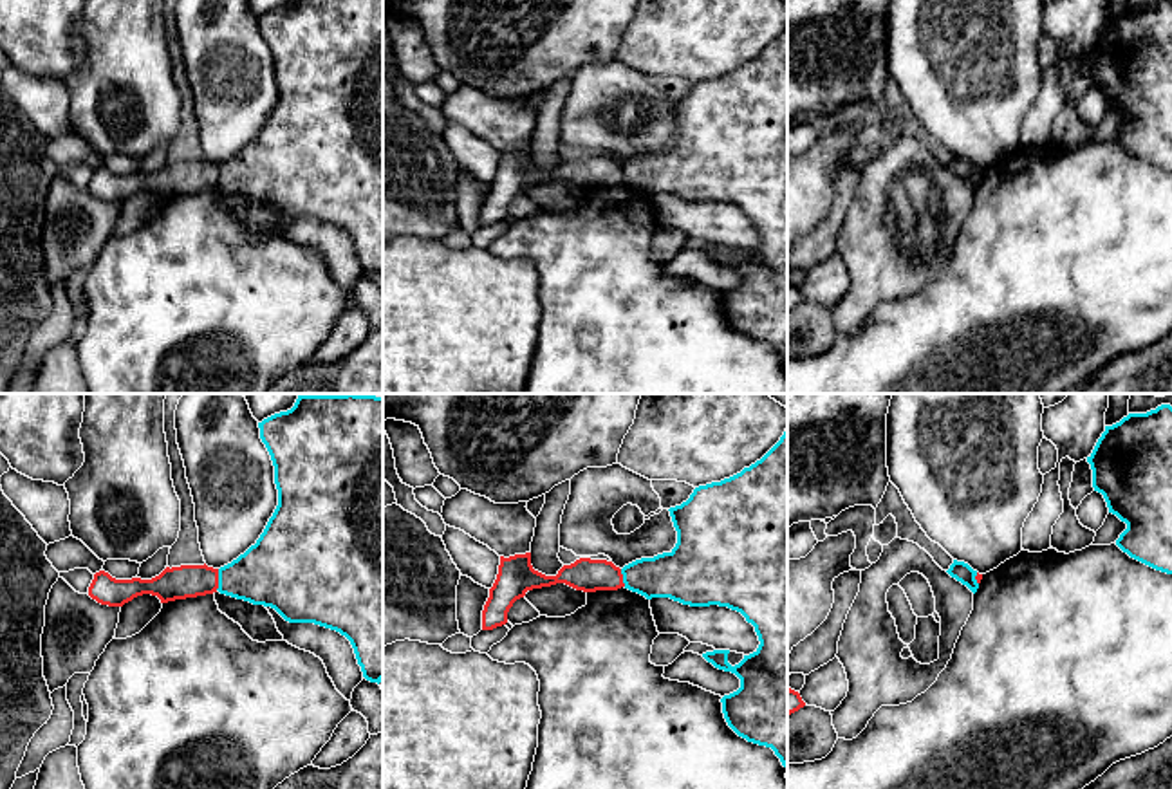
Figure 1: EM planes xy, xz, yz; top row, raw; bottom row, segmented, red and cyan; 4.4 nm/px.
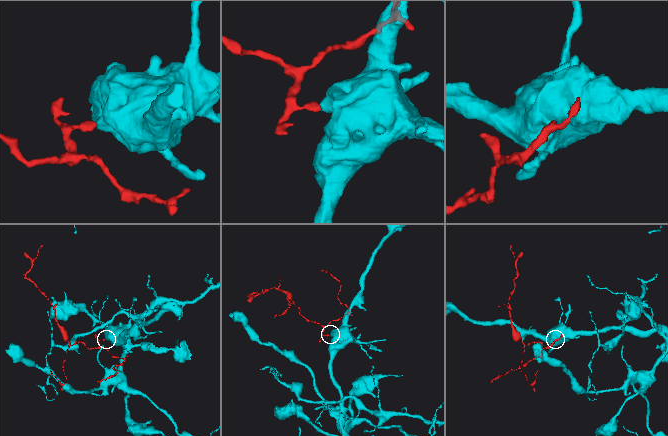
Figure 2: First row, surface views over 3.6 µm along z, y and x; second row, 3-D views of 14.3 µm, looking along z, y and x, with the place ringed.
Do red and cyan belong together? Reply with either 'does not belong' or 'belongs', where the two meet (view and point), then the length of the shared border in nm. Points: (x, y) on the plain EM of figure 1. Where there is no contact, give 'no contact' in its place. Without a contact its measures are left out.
does not belong | xy (217, 176) | 100 nm

